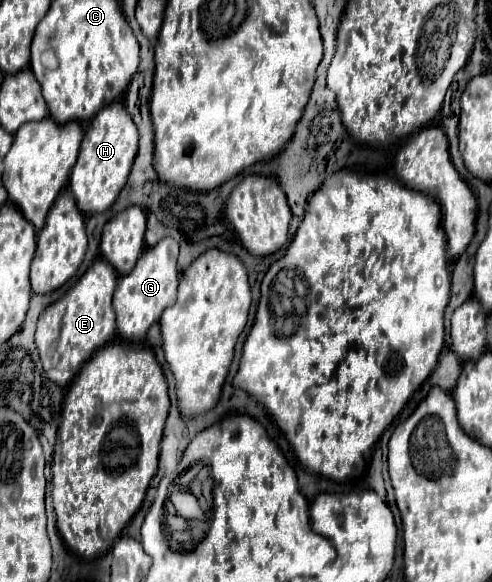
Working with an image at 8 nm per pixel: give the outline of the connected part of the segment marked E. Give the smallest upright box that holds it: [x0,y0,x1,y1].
[35,257,117,387]

